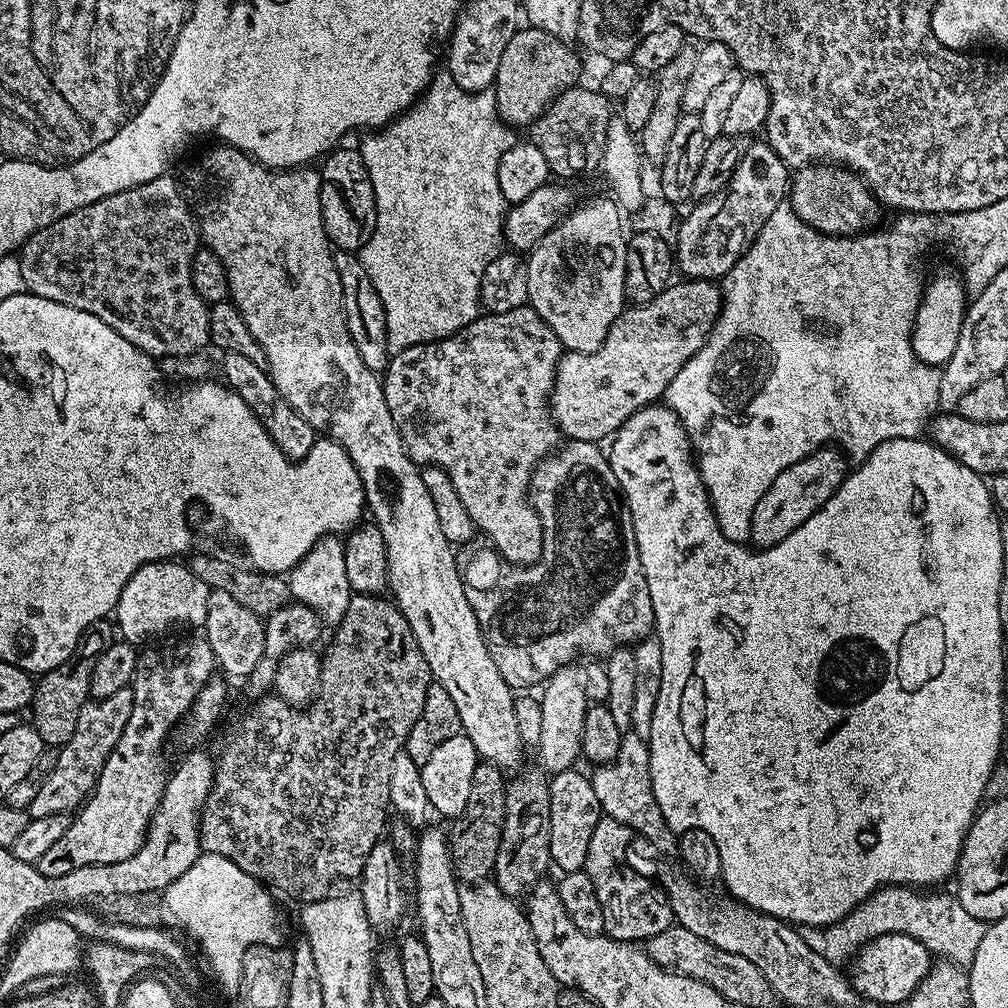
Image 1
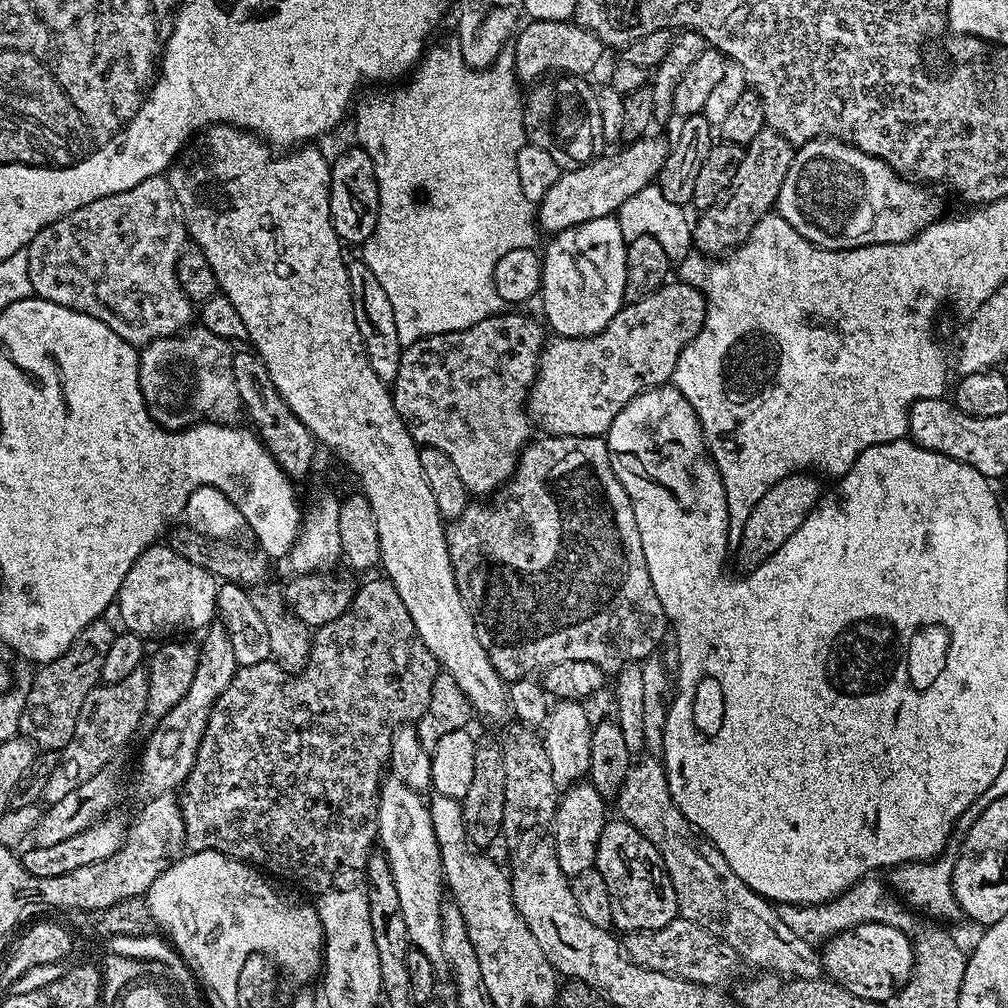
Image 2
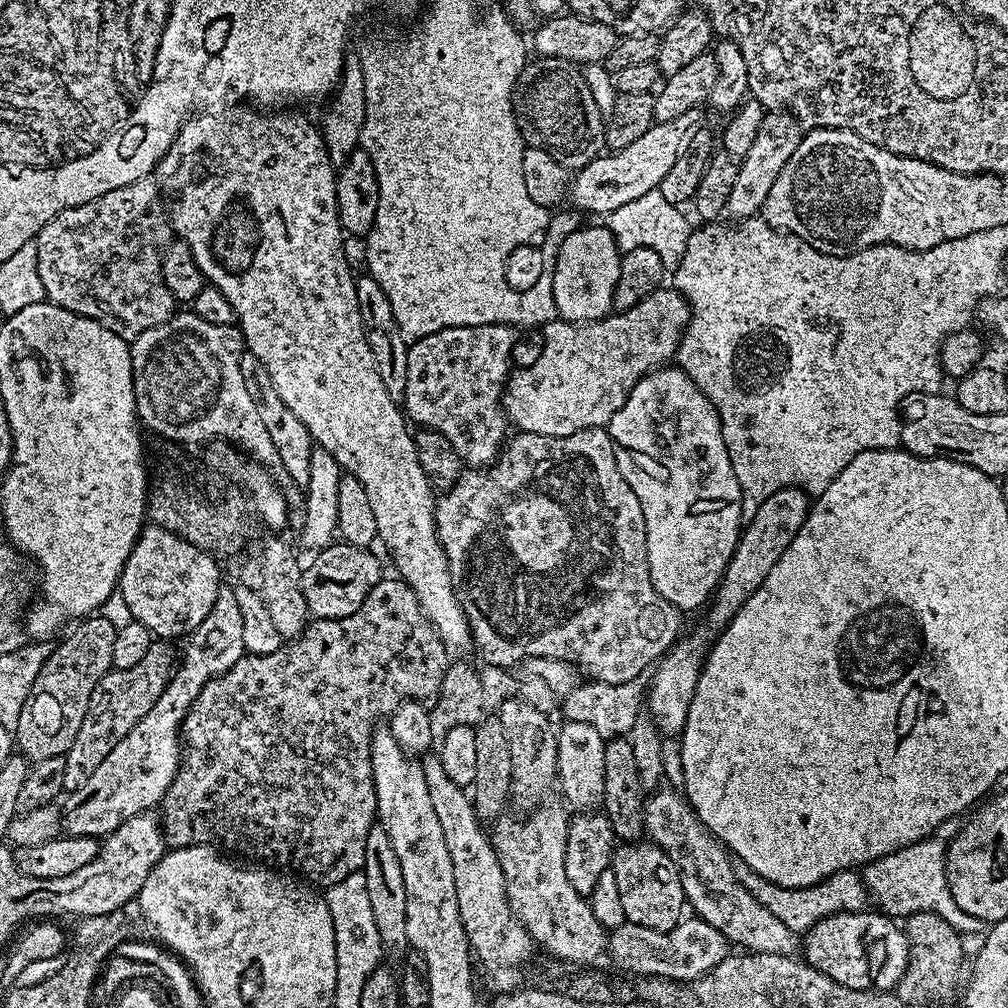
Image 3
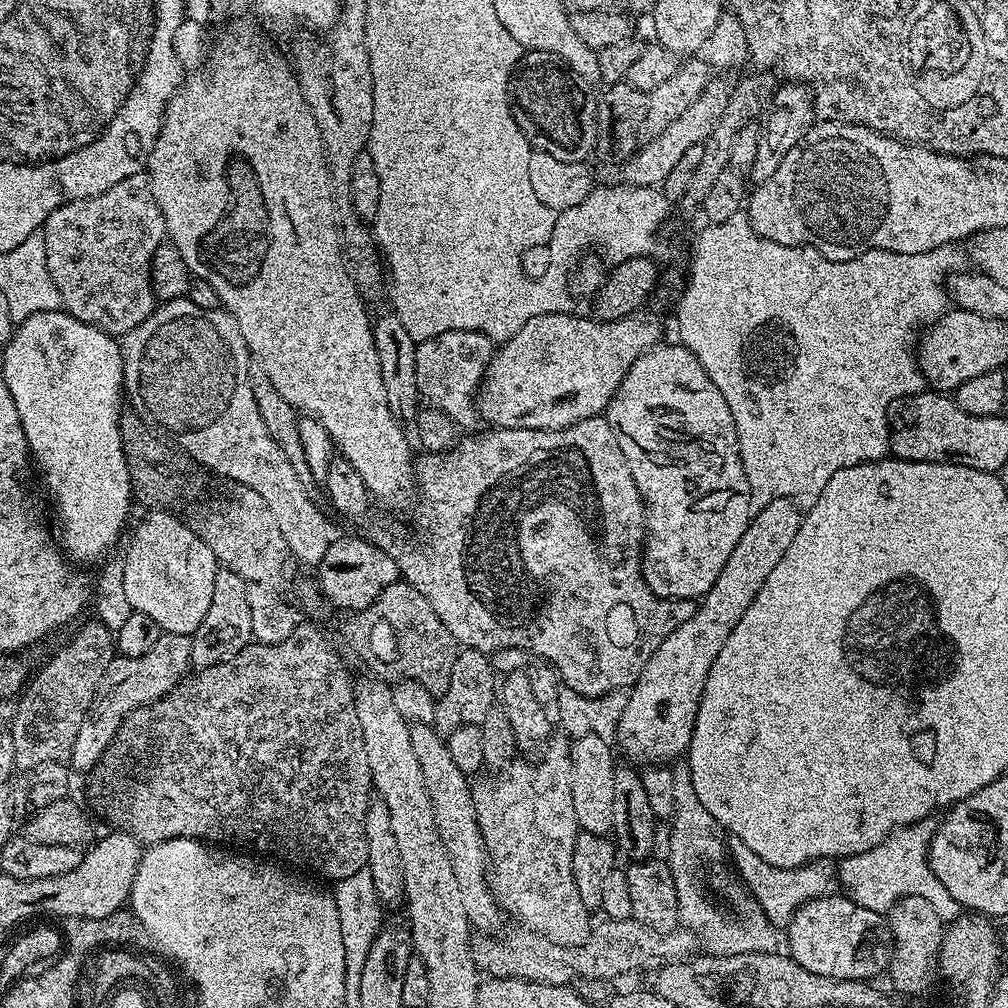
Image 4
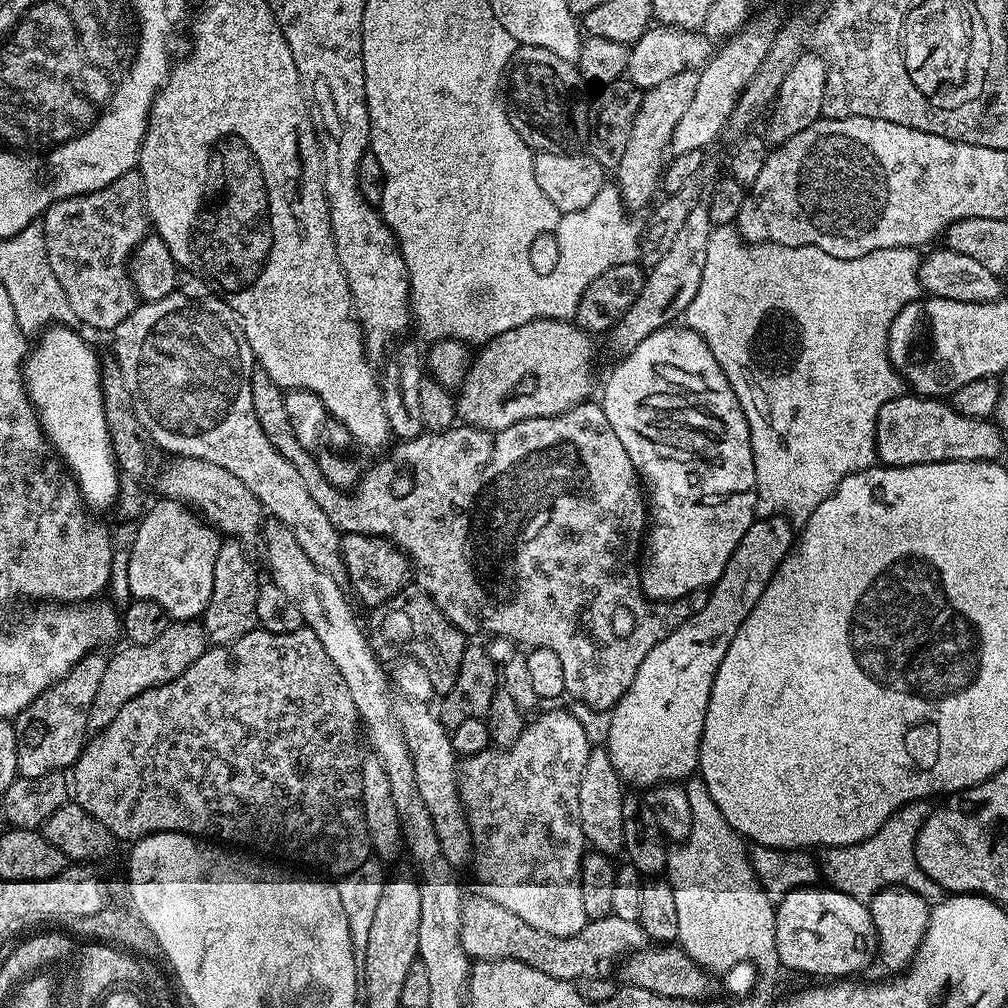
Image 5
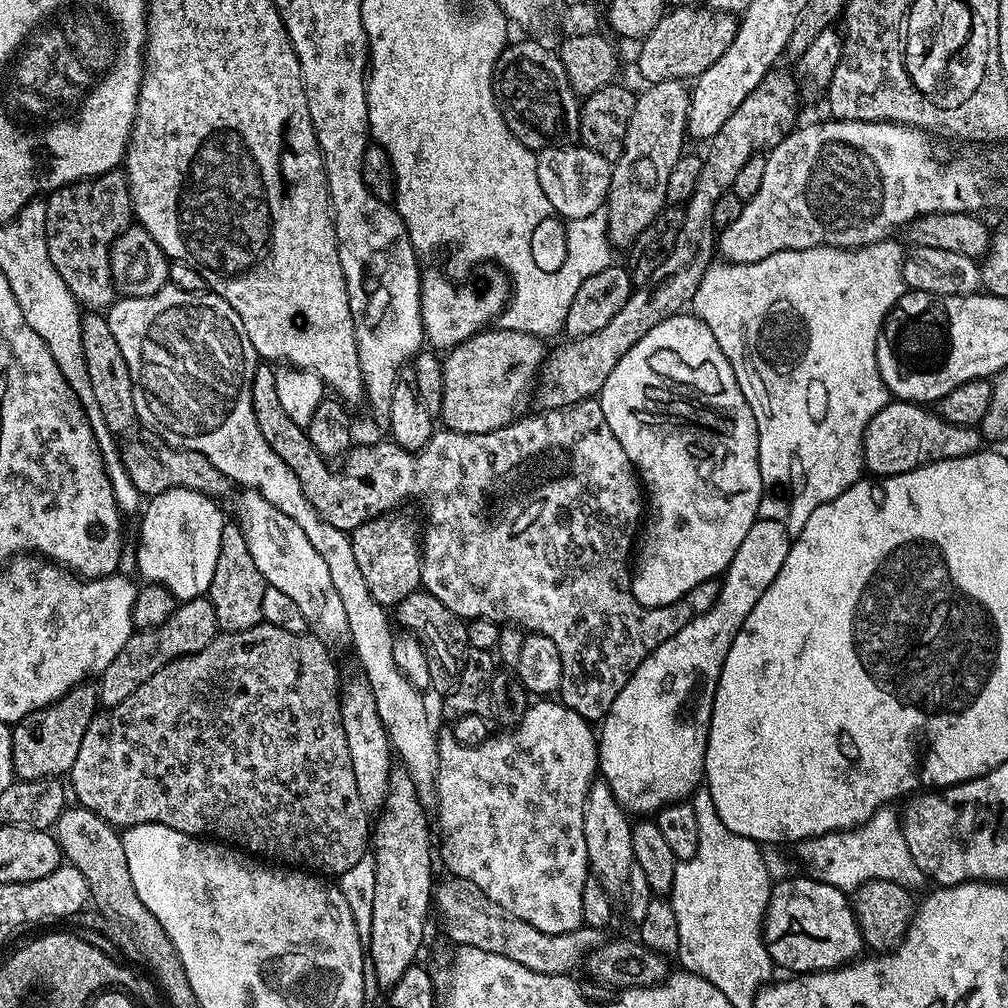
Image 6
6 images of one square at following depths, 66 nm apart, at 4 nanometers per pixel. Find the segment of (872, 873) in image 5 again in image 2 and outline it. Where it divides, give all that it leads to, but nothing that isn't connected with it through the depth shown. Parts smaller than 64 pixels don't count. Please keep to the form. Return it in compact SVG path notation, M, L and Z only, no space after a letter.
M966 811L956 819L952 826L952 834L948 838L948 846L936 857L935 860L925 860L914 864L899 864L887 873L886 880L893 892L917 913L925 912L928 916L938 916L942 920L956 922L961 919L962 913L956 895L952 889L952 875L956 865L956 856L960 852L966 834L970 834L976 816L971 811Z

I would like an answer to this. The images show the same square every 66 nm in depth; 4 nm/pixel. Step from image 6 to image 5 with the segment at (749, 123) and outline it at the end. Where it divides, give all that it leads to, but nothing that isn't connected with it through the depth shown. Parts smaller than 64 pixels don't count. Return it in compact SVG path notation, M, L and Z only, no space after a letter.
M707 203L696 204L686 217L682 230L674 237L670 250L666 250L664 257L647 269L640 295L634 298L630 310L626 310L624 317L608 329L608 348L616 358L629 356L638 342L650 338L650 334L658 330L675 325L683 317L686 306L690 306L690 302L694 302L694 294L698 294L702 270L706 266L706 242L710 240L713 227Z

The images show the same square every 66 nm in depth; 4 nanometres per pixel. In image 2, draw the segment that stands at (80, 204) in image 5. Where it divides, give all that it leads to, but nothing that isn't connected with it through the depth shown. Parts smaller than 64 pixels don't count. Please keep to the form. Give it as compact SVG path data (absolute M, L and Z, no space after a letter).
M167 175L151 176L146 178L146 182L138 182L138 186L130 186L130 190L122 190L118 194L110 194L106 198L96 198L94 202L89 204L81 204L78 210L58 218L58 222L43 228L29 242L26 249L30 262L30 286L39 299L49 300L58 306L66 306L70 310L78 310L82 314L90 314L90 318L98 318L98 322L110 326L110 330L114 330L114 334L118 334L118 338L122 338L127 344L143 346L158 338L177 336L178 333L185 331L193 323L194 305L192 299L180 289L178 274L176 273L176 262L189 240L188 228L184 224L184 214L180 210L180 204L176 200L176 195L170 186Z

